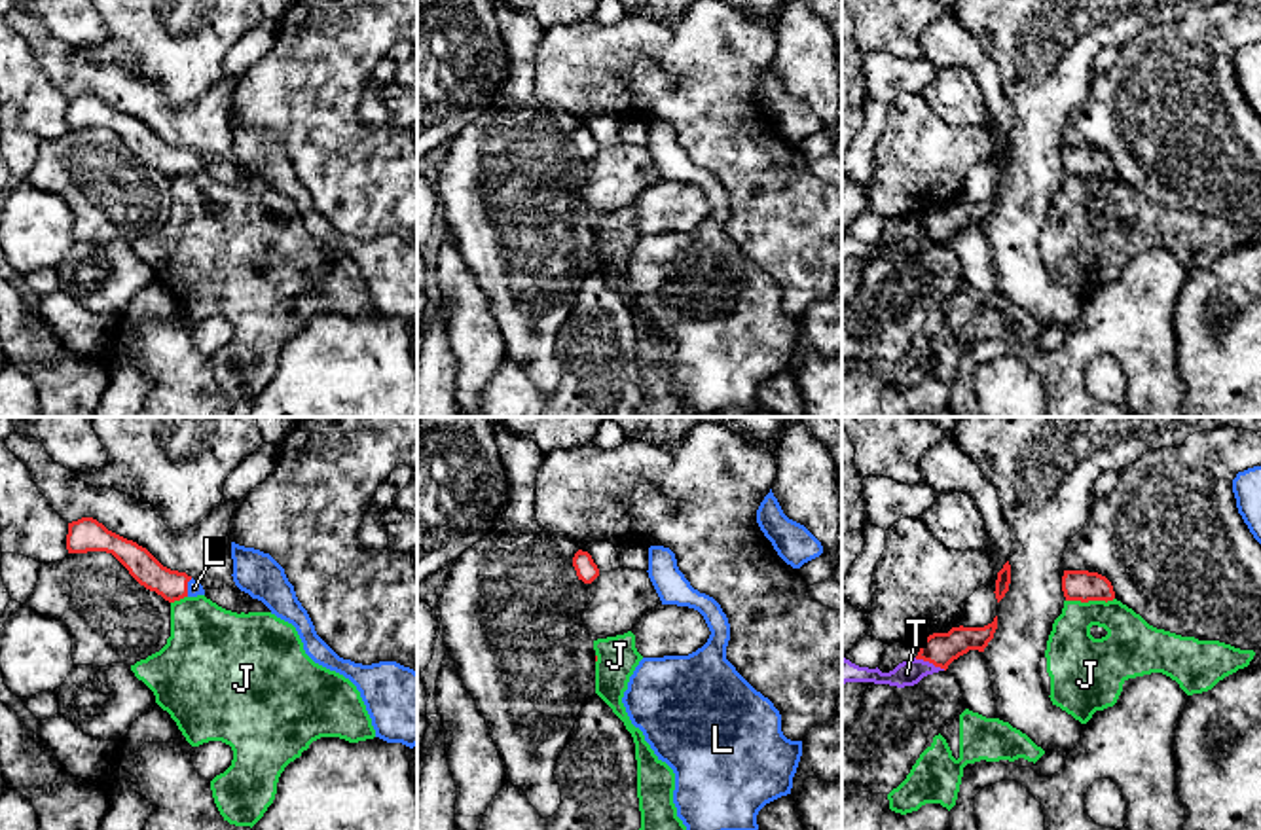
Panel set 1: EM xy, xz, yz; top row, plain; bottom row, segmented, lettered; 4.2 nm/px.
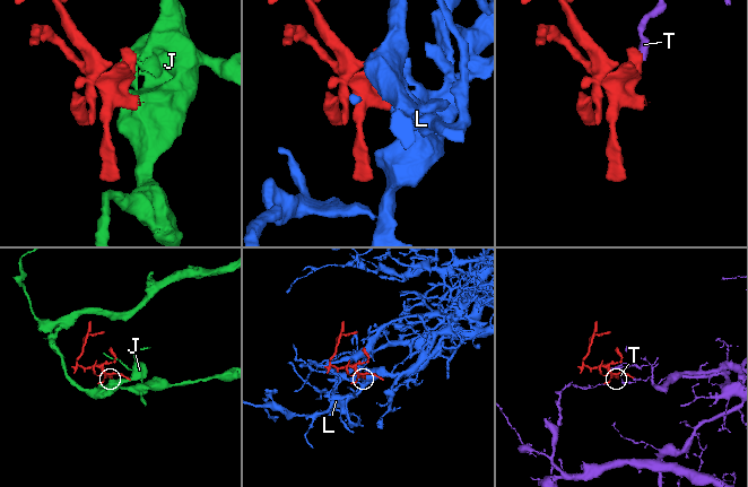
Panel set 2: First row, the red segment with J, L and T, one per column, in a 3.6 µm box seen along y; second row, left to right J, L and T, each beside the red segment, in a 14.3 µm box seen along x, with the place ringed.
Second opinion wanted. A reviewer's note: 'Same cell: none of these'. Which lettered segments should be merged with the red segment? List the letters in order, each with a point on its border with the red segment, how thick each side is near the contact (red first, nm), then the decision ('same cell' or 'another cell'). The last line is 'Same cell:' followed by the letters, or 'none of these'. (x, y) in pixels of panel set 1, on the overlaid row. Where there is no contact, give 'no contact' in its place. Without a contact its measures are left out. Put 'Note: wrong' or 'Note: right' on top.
Note: wrong
J: meets red in yz at (1089, 599); 130 nm thick on the red side, 240 nm on the other; another cell
L: meets red in xy at (186, 588); 130 nm thick on the red side, 60 nm on the other; same cell
T: meets red in yz at (930, 662); 140 nm thick on the red side, 110 nm on the other; another cell
Same cell: L

